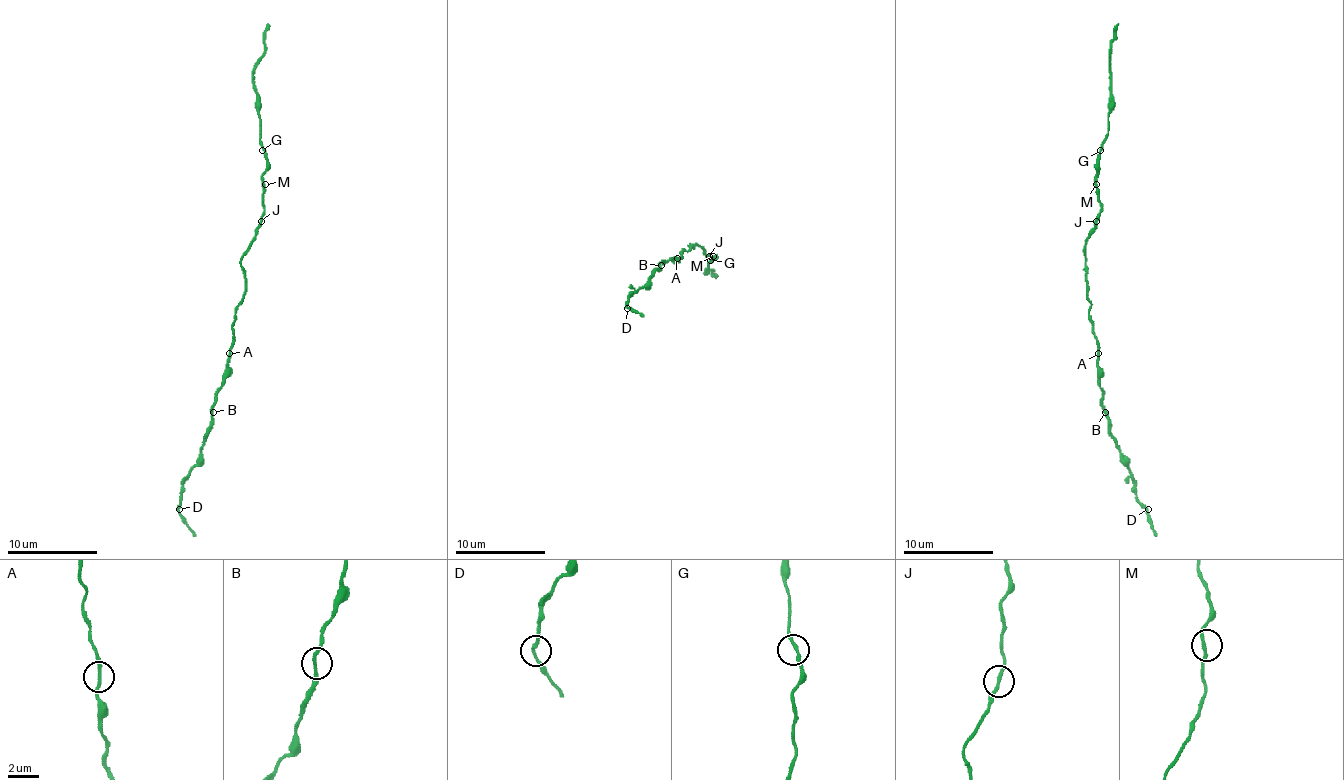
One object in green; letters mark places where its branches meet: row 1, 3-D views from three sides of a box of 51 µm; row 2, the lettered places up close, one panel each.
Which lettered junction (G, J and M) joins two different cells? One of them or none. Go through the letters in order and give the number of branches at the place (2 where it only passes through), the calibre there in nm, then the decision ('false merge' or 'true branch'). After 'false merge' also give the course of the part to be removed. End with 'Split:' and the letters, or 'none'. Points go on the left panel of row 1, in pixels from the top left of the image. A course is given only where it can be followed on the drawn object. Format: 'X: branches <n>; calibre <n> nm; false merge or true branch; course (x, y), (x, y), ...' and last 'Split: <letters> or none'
G: branches 2; calibre 200 nm; true branch
J: branches 2; calibre 200 nm; true branch
M: branches 2; calibre 200 nm; true branch
Split: none

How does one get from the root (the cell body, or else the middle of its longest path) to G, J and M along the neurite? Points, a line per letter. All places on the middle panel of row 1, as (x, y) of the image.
G: (692, 247), (688, 245), (699, 245), (713, 260), (710, 256), (715, 258), (710, 260)
J: (692, 247), (688, 245), (699, 245), (708, 256)
M: (692, 247), (688, 245), (699, 245), (713, 260), (713, 256)

